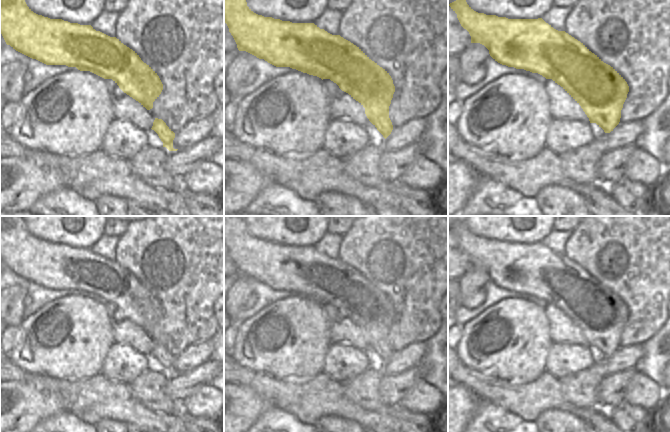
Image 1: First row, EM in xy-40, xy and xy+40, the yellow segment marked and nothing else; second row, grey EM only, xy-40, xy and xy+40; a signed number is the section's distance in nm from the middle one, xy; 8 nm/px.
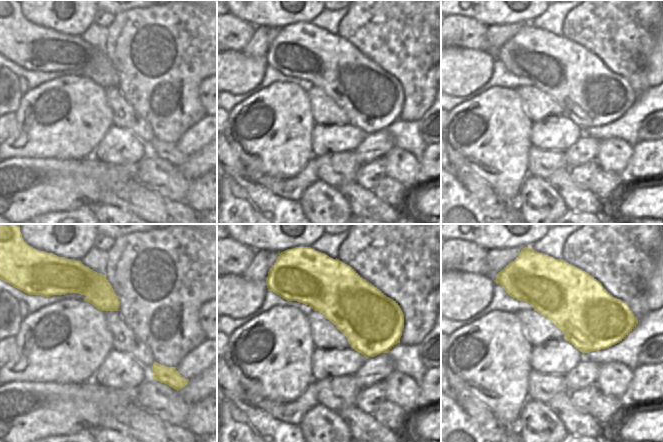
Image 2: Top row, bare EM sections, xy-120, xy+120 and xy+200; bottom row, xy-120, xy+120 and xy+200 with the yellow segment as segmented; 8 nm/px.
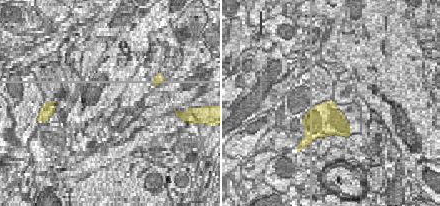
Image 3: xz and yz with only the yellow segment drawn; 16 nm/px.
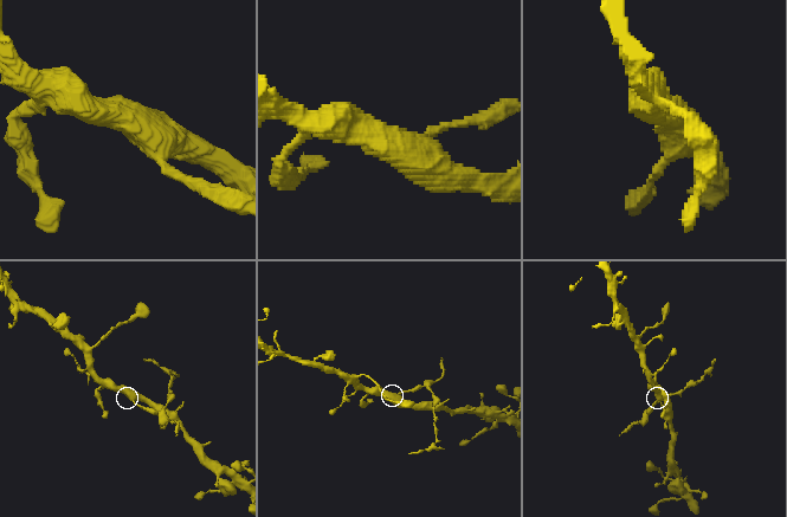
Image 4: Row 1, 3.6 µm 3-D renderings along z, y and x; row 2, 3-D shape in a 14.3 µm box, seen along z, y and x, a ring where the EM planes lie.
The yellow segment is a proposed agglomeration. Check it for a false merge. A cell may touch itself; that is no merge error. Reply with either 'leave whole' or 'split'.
split

